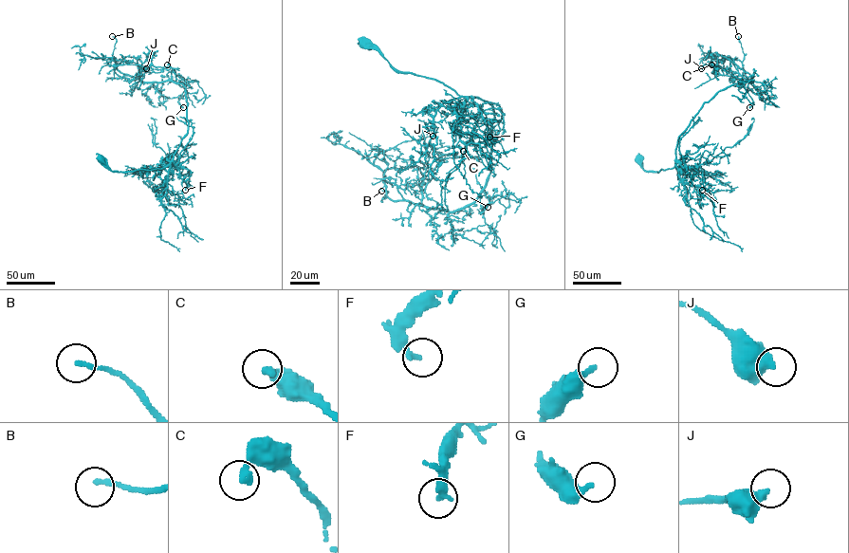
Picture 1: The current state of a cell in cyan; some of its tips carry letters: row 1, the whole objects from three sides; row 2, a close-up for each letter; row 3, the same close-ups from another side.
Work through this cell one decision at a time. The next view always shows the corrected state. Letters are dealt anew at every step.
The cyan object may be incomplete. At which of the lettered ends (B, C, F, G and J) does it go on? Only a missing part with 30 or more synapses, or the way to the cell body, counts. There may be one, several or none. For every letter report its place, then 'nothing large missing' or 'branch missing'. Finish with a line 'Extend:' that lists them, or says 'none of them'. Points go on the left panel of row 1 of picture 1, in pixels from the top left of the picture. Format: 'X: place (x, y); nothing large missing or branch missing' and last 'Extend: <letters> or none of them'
B: place (112, 36); nothing large missing
C: place (167, 64); nothing large missing
F: place (185, 190); nothing large missing
G: place (183, 107); nothing large missing
J: place (146, 68); nothing large missing
Extend: none of them

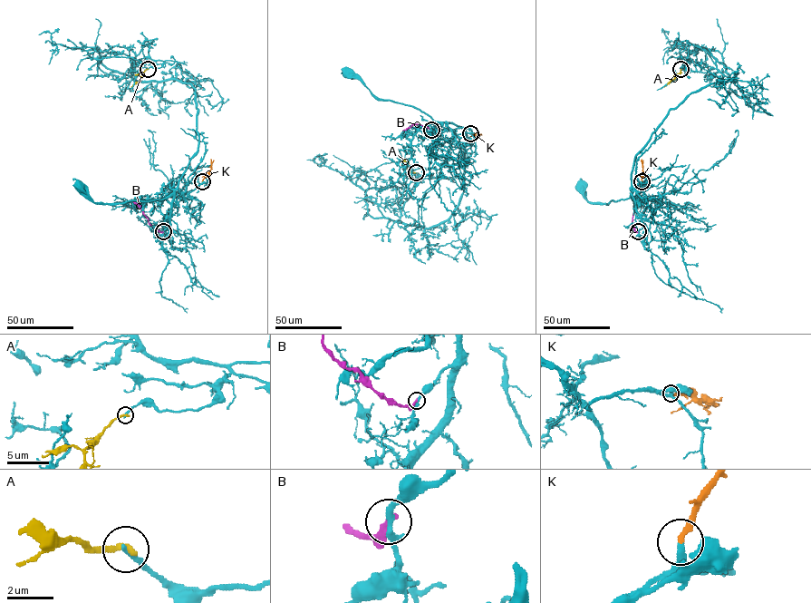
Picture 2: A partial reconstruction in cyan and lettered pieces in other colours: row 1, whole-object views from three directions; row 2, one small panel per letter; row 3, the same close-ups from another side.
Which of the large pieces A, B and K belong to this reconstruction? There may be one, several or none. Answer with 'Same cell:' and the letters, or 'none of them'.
Same cell: K

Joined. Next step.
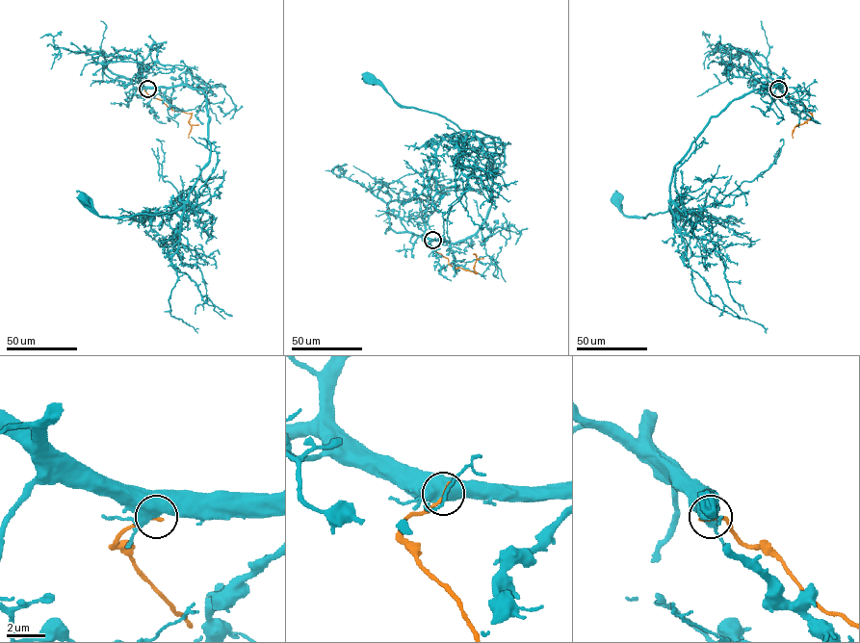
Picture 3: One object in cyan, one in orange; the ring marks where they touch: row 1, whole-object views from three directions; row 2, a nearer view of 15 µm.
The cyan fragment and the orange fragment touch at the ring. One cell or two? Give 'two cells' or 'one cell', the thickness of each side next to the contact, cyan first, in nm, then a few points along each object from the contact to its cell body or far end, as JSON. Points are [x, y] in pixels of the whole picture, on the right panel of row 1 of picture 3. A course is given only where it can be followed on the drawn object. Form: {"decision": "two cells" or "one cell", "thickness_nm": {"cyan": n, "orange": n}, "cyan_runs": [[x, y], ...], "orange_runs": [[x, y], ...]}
{"decision": "two cells", "thickness_nm": {"cyan": 480, "orange": 220}, "cyan_runs": [[778, 89], [773, 86], [751, 90], [712, 116], [675, 166], [666, 211], [629, 217], [616, 198]], "orange_runs": [[778, 89], [801, 102], [812, 115], [794, 127], [793, 138]]}

